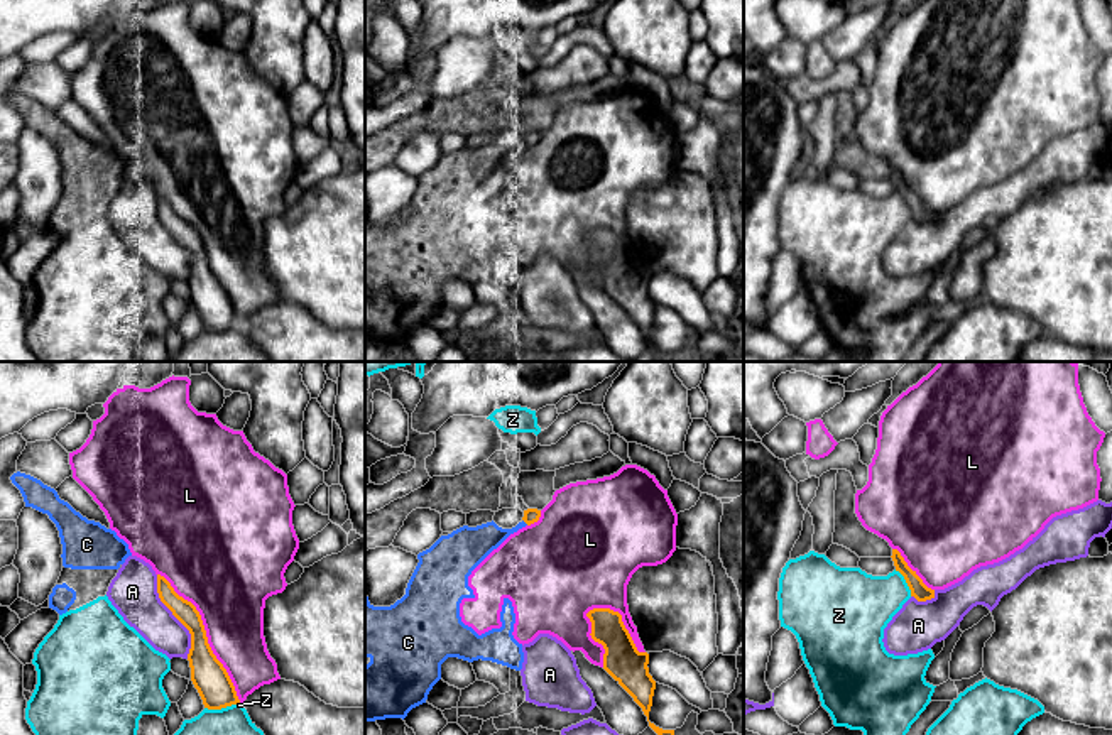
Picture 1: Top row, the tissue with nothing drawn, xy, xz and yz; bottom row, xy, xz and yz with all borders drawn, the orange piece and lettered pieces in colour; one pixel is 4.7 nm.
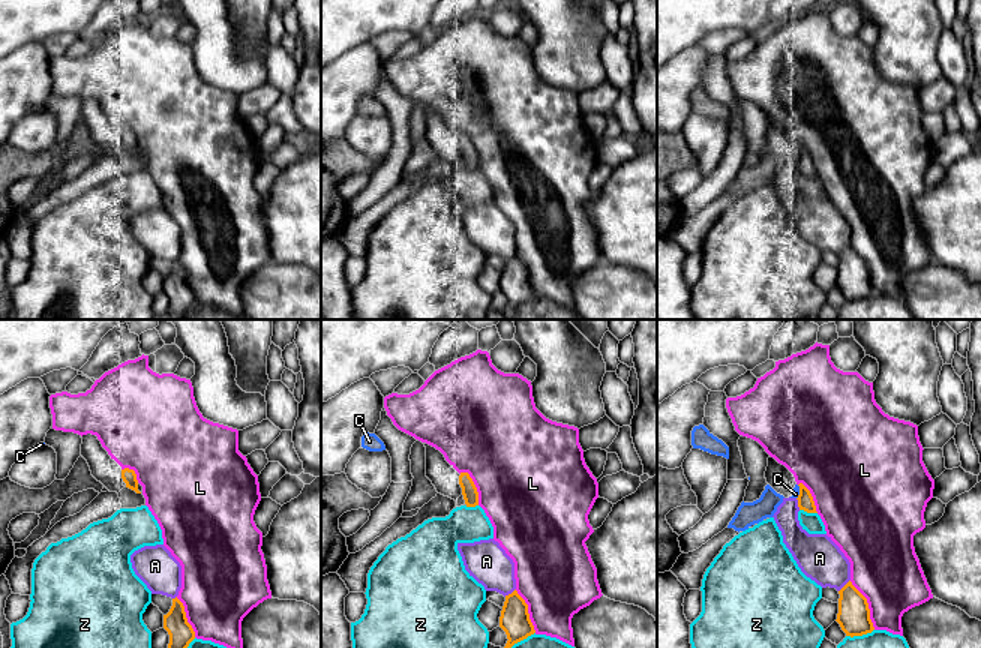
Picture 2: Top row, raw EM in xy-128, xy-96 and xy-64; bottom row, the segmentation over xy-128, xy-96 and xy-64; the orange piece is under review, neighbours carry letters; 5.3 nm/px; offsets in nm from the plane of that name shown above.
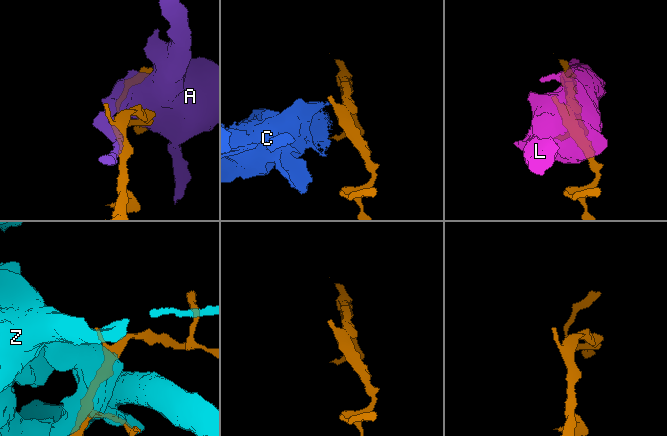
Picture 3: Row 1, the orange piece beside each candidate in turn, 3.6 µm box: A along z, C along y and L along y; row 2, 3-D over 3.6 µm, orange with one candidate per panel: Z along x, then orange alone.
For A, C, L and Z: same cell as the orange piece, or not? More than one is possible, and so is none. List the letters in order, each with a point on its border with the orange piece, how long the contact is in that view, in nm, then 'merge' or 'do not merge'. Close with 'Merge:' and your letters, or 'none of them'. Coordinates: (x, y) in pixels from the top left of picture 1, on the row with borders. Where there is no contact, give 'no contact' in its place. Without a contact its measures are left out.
A: meets orange in xy at (174, 615); contact 420 nm long; do not merge
C: meets orange in xz at (526, 522); contact 40 nm long; do not merge
L: meets orange in xy at (205, 636); contact 750 nm long; do not merge
Z: meets orange in xy at (222, 707); contact 170 nm long; do not merge
Merge: none of them

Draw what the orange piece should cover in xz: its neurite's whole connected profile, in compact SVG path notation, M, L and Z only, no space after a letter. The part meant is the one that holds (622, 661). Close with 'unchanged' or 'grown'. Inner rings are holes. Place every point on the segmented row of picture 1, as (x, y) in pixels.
M593 608L591 639L603 645L603 669L634 698L649 721L656 681L649 674L649 654L639 652L622 615L610 608Z; unchanged

